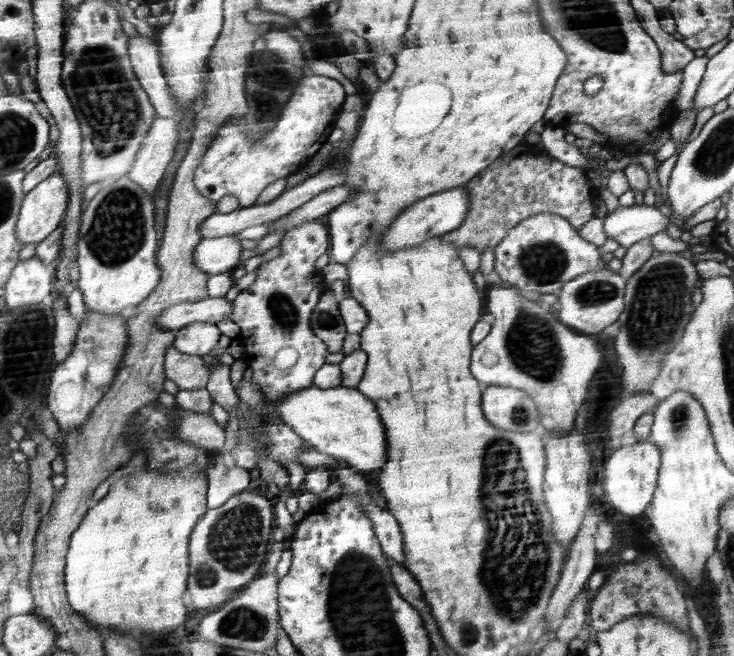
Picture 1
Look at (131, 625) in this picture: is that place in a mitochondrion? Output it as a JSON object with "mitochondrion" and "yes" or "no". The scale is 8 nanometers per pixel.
{"mitochondrion":"no"}

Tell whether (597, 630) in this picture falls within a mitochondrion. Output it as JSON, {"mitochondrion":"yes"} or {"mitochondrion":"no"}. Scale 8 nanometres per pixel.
{"mitochondrion":"no"}

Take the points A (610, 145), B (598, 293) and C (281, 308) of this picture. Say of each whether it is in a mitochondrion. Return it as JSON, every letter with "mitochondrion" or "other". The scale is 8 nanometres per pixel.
{"A":"other","B":"mitochondrion","C":"mitochondrion"}

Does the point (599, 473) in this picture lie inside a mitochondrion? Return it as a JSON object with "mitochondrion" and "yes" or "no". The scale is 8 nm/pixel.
{"mitochondrion":"no"}

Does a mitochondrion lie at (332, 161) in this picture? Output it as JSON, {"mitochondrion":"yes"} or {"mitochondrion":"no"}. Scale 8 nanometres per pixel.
{"mitochondrion":"no"}

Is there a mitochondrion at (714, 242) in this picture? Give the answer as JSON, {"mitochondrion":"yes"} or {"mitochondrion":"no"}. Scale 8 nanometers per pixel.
{"mitochondrion":"no"}

